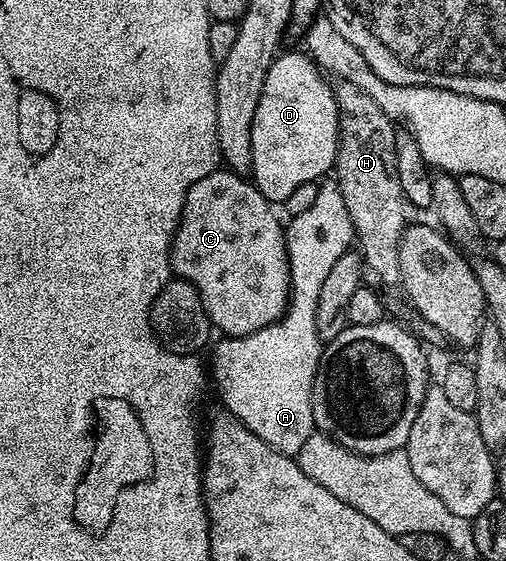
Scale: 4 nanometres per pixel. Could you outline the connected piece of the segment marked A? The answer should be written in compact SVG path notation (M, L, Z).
M338 182L319 183L317 197L303 213L290 217L285 227L287 260L291 266L291 295L285 313L273 325L248 335L220 338L211 355L209 375L219 386L219 399L232 415L265 445L282 455L298 456L301 445L316 430L313 381L317 377L324 340L317 333L317 297L333 265L356 242L353 221Z

